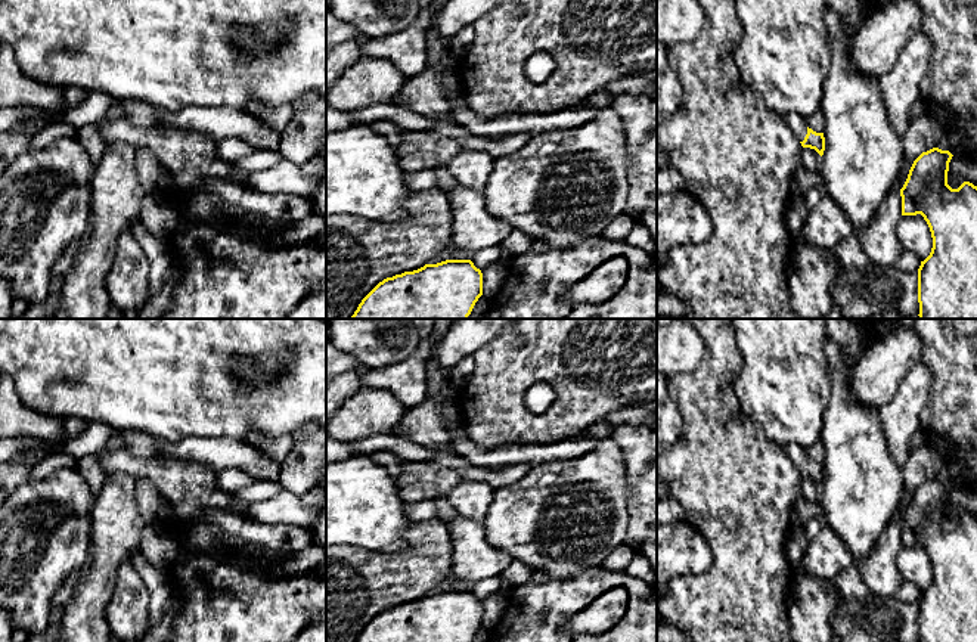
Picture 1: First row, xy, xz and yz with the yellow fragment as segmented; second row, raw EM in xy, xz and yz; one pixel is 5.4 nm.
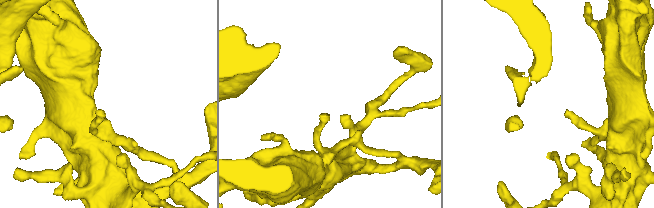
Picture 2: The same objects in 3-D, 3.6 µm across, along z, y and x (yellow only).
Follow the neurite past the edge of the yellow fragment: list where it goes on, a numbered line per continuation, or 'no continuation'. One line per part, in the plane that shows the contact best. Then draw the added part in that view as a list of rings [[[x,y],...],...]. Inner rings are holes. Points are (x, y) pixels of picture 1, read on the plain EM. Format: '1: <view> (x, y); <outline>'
1: yz (797, 453); [[[790,443],[785,446],[788,456],[791,458],[794,466],[803,472],[807,465],[807,453],[806,449],[798,443]]]

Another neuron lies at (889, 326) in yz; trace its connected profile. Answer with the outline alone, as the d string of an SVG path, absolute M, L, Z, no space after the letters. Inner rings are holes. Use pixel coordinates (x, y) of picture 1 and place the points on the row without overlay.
M884 319L884 322L877 328L871 341L881 341L890 335L893 335L902 326L900 319Z

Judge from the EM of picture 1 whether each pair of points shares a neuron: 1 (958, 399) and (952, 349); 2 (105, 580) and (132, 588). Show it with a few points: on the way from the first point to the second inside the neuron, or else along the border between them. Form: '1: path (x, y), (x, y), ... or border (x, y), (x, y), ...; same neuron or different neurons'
1: path (958, 387), (958, 365), (954, 360); same neuron
2: border (127, 560), (117, 570), (105, 617); different neurons

